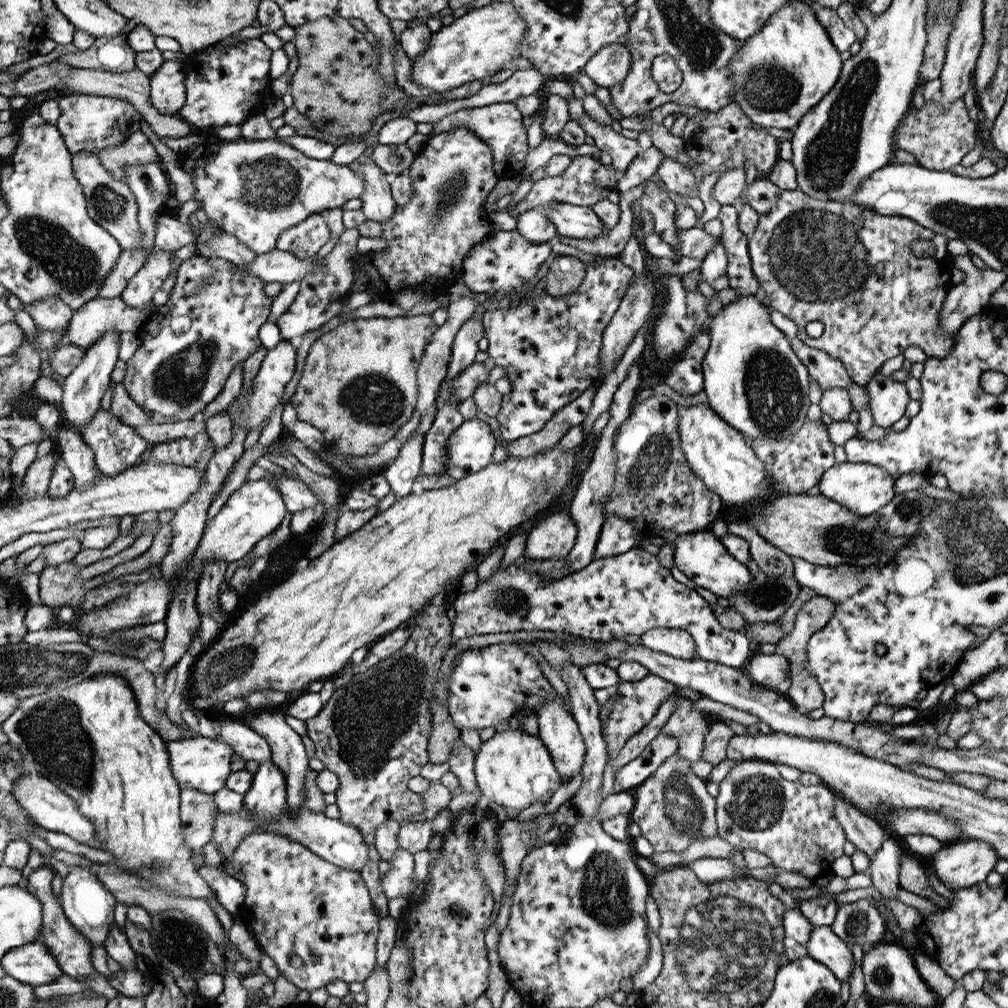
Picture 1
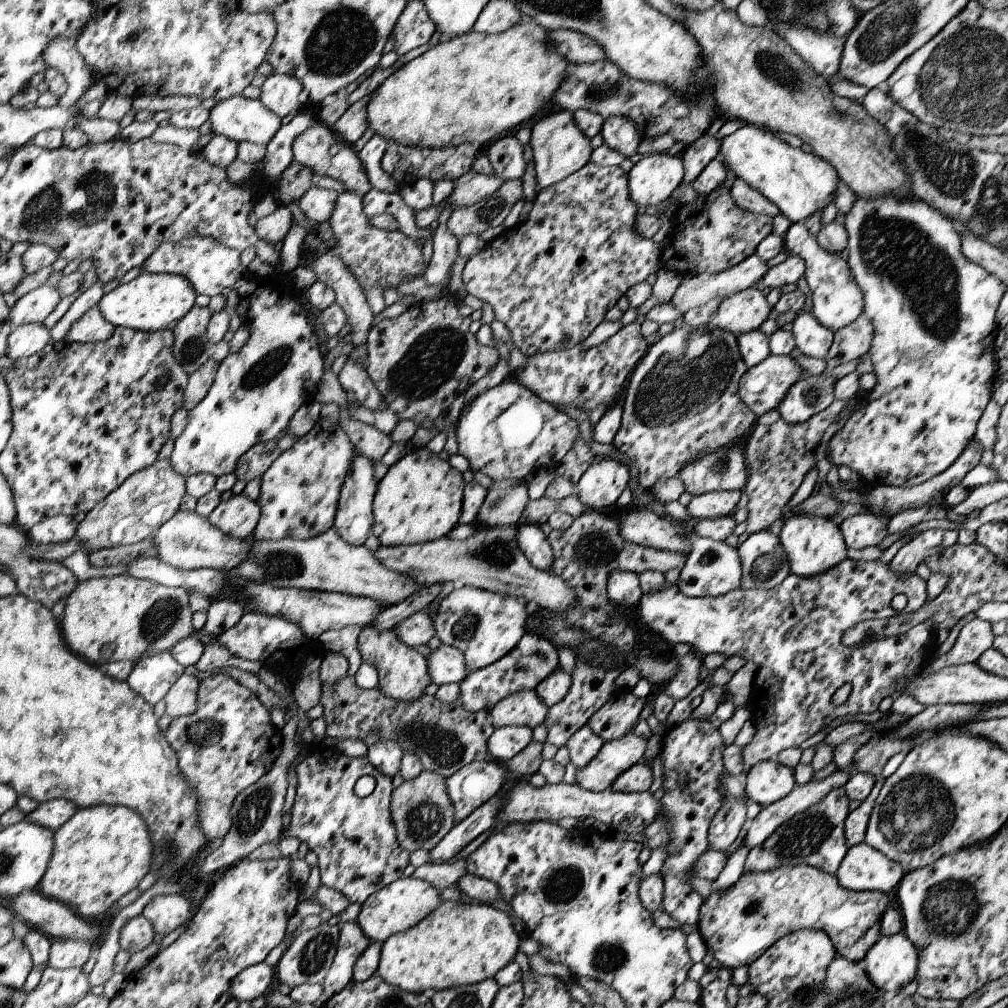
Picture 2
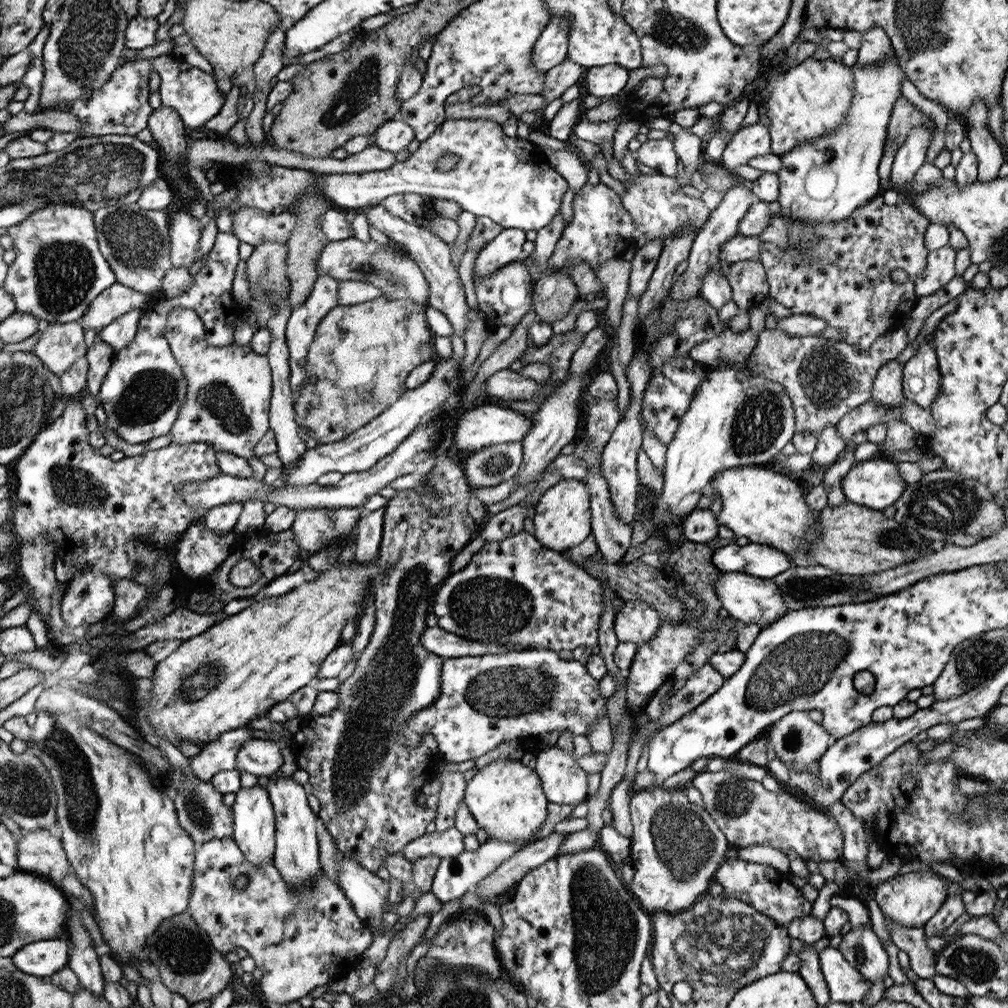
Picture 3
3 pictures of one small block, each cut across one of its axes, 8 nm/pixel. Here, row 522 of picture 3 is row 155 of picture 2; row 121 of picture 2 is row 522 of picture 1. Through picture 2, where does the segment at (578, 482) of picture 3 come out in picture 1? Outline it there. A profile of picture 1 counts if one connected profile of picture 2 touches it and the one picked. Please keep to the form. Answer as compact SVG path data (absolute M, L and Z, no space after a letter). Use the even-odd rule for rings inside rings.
M548 510L548 512L544 512L543 518L528 535L524 556L527 559L538 561L555 559L558 562L562 562L566 560L575 546L577 535L578 528L571 520L570 512L551 512Z

